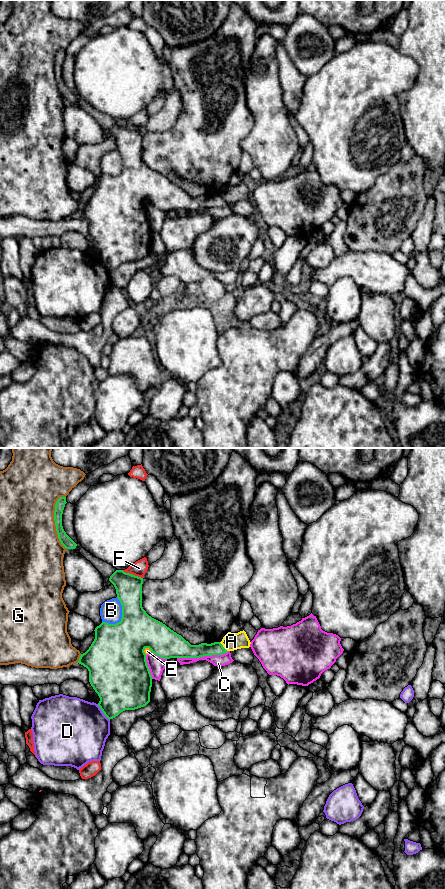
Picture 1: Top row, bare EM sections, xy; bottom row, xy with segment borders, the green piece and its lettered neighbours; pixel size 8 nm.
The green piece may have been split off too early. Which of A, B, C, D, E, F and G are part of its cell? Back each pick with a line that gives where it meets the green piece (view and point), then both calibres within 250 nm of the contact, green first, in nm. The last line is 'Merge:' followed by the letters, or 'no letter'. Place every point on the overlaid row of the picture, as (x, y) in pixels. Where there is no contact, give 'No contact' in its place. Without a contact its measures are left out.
Merge: no letter

